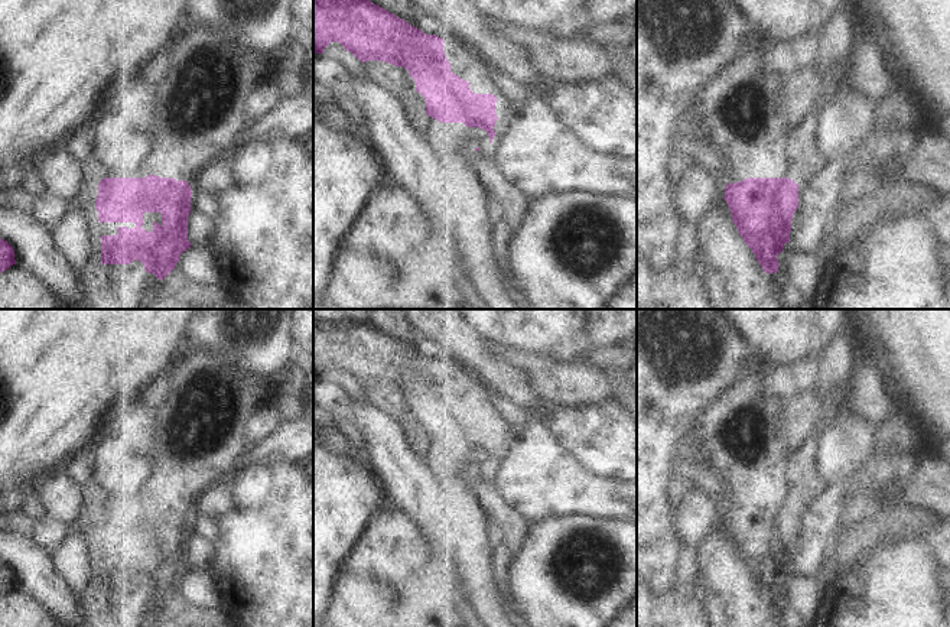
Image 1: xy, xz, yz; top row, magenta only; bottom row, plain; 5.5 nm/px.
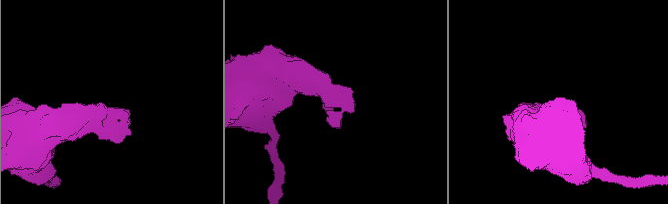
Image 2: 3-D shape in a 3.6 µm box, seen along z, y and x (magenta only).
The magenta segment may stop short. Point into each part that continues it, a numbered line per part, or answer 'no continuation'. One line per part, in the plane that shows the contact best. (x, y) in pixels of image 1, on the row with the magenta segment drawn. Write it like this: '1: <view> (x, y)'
1: yz (761, 148)

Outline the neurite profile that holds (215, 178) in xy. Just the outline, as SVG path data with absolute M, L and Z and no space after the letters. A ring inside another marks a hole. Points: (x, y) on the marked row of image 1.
M221 157L205 166L193 179L188 181L192 191L202 191L214 196L222 195L235 181L232 159Z

